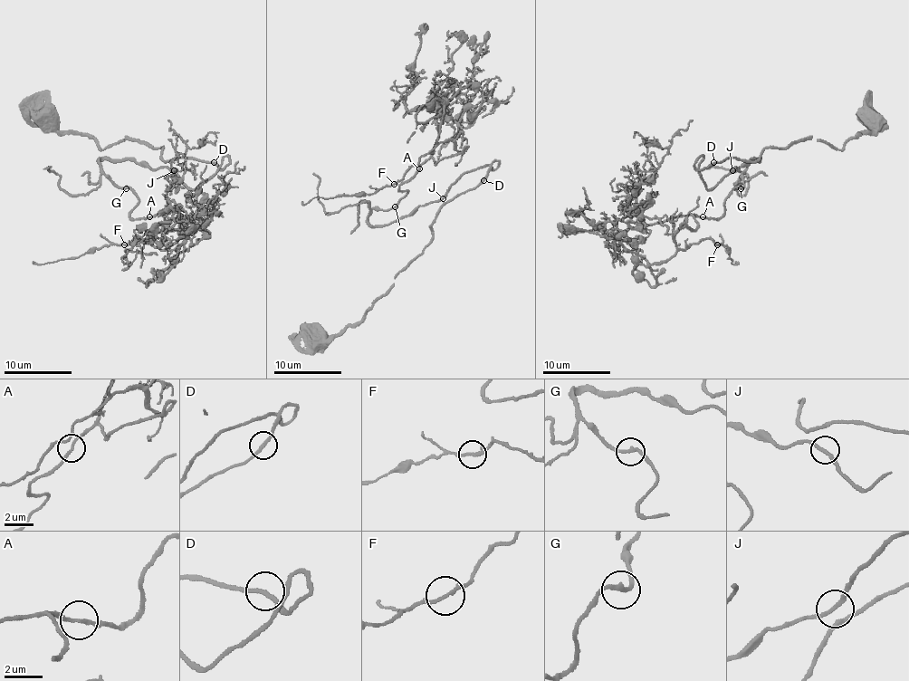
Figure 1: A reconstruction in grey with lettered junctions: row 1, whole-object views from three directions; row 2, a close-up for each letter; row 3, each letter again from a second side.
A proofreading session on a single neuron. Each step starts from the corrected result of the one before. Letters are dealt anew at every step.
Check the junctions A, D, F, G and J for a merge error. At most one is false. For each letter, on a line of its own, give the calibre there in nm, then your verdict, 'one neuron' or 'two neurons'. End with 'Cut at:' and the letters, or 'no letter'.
A: 170 nm thick; one neuron
D: 200 nm thick; one neuron
F: 180 nm thick; one neuron
G: 200 nm thick; one neuron
J: 200 nm thick; one neuron
Cut at: no letter

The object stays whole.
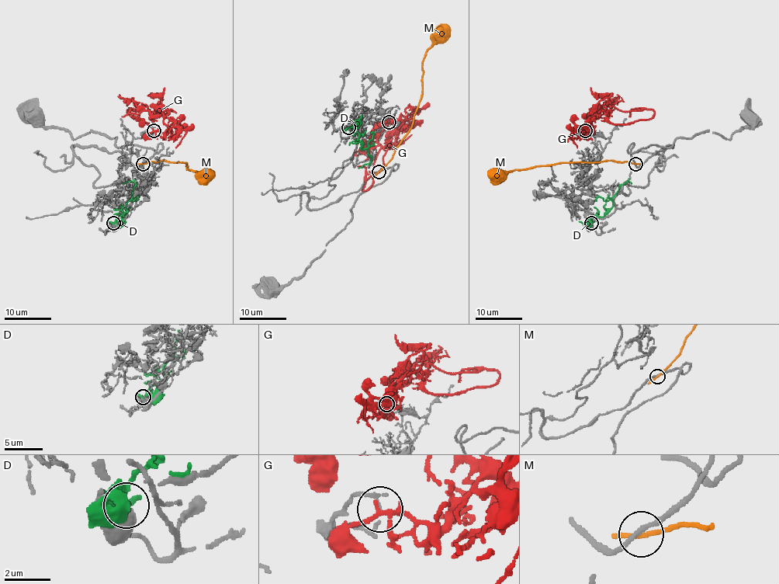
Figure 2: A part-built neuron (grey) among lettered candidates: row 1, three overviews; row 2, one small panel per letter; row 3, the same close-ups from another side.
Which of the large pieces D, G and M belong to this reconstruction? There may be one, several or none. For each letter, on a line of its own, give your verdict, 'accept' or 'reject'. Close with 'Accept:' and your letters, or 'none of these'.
D: reject
G: reject
M: reject
Accept: none of these

